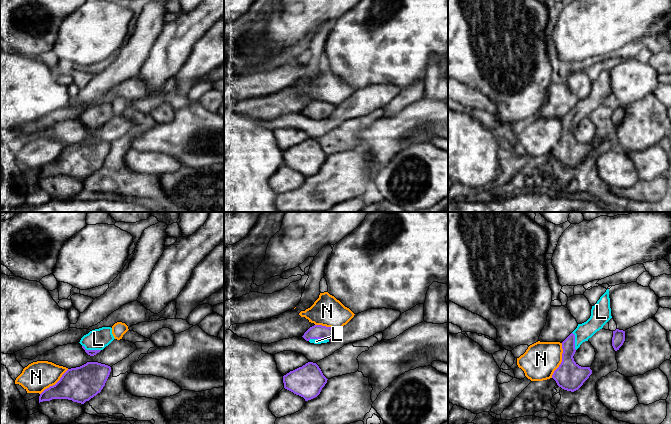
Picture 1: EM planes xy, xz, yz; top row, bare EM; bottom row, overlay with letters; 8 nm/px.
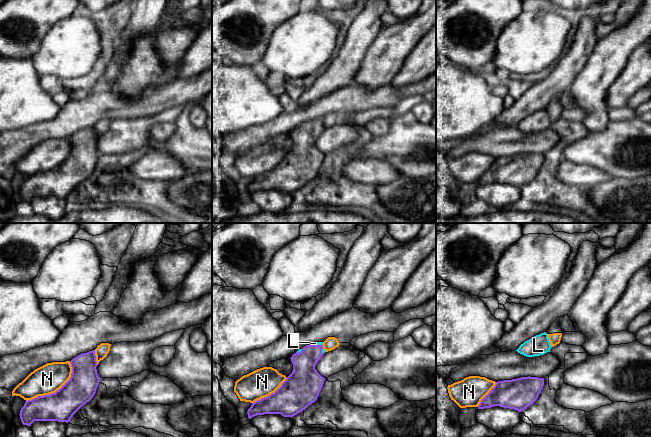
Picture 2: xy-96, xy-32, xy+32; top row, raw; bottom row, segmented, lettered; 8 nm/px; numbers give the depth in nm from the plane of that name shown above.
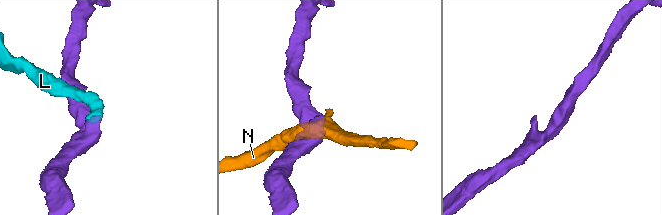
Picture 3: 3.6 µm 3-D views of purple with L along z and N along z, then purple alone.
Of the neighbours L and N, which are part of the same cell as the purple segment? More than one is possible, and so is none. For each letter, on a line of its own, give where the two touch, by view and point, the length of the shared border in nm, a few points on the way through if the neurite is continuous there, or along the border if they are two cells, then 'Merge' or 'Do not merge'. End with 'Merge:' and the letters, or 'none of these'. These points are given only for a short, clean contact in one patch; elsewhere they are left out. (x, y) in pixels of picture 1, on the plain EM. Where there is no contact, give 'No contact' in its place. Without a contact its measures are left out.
L: Touches purple at xz (318, 114). Shared border 170 nm. Merge
N: Touches purple at yz (562, 136). Shared border 300 nm. Do not merge
Merge: L

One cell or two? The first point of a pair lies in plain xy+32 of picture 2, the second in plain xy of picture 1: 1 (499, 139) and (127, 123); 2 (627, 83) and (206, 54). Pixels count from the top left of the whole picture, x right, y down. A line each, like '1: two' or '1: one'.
1: one
2: one

